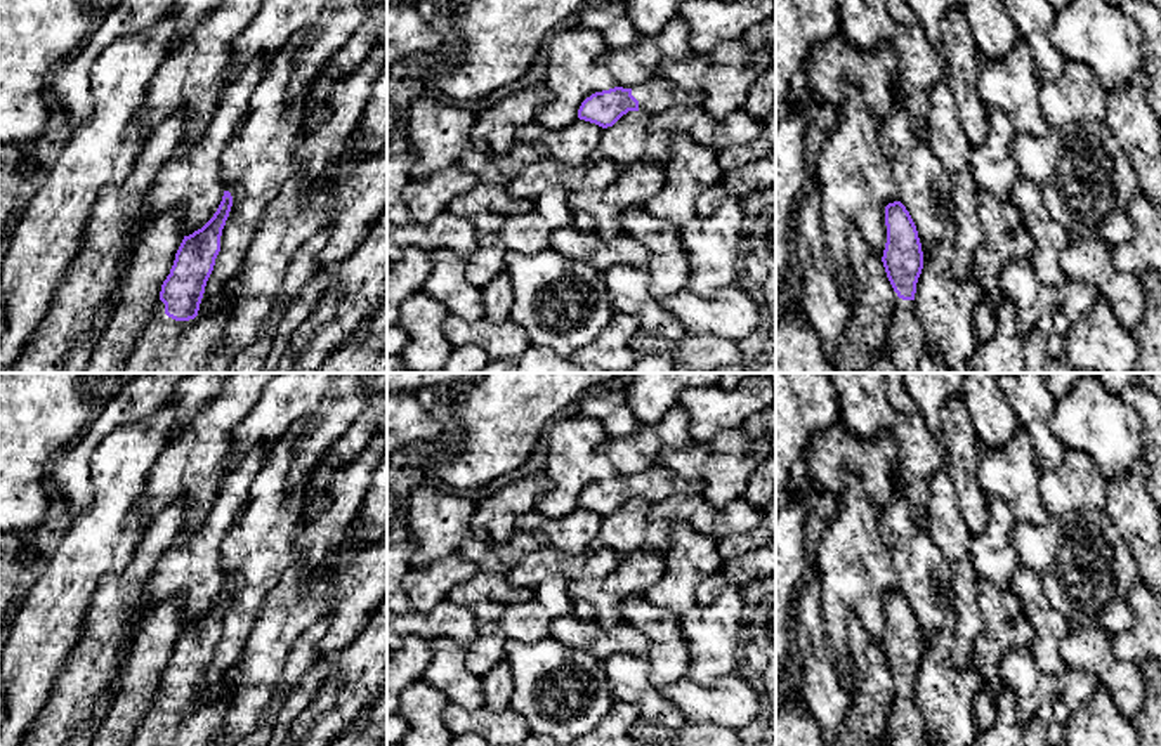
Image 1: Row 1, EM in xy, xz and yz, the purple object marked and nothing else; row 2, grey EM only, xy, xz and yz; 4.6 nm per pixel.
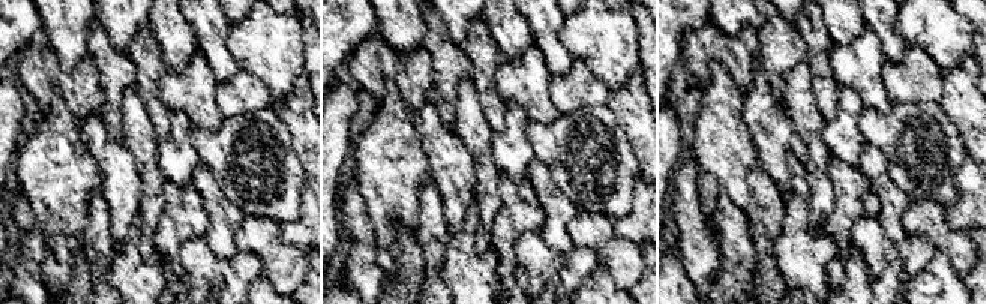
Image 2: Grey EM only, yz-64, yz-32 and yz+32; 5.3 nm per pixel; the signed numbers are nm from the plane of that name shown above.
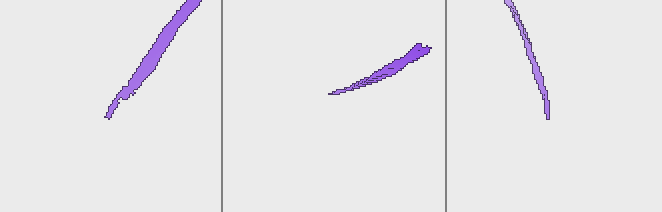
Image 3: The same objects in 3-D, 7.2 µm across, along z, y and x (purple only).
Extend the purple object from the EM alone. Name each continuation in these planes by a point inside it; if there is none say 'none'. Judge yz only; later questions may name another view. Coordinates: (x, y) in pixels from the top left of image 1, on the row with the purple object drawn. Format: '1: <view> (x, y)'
1: yz (906, 340)

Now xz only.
1: xz (656, 94)

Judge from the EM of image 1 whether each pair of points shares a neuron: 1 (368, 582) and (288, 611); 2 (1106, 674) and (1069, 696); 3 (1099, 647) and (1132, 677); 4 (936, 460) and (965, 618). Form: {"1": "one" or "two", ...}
{"1": "one", "2": "two", "3": "one", "4": "two"}

